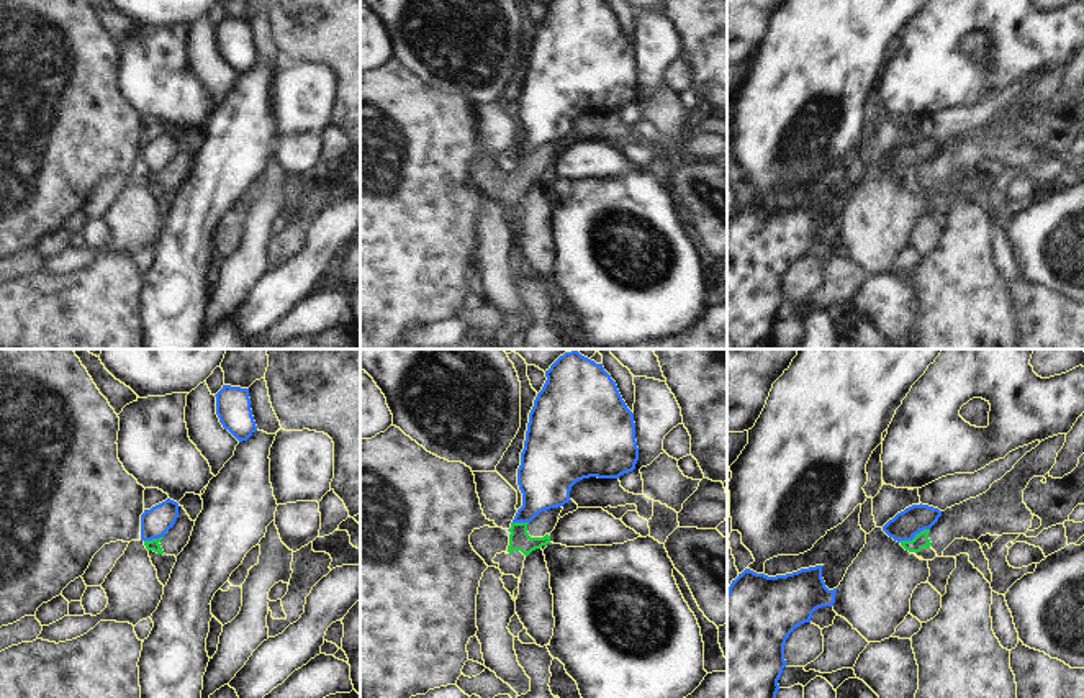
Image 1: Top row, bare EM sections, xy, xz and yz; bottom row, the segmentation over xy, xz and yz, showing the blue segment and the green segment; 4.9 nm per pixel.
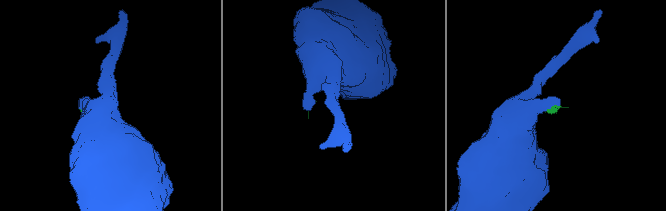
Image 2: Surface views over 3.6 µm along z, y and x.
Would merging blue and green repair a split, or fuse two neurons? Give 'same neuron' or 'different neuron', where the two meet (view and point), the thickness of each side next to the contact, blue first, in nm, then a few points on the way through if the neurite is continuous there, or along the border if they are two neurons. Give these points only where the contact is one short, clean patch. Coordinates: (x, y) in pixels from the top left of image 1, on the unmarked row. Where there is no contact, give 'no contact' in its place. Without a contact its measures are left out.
different neuron | yz (914, 169) | 140/70 nm | along yz (929, 161), (924, 161), (911, 172), (899, 174)

